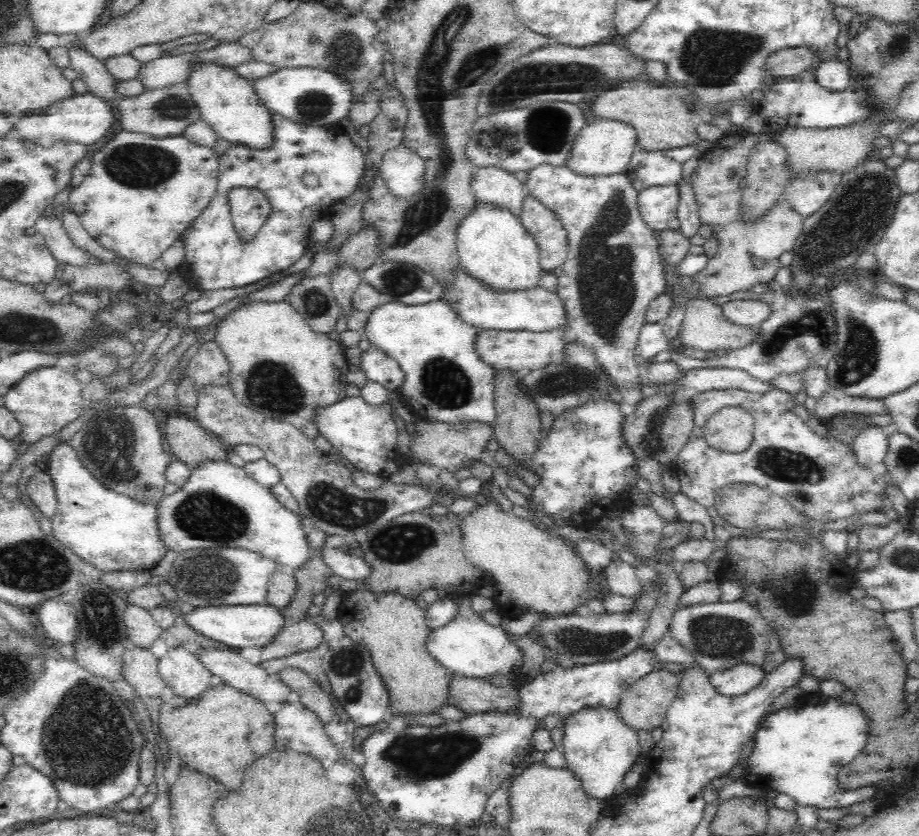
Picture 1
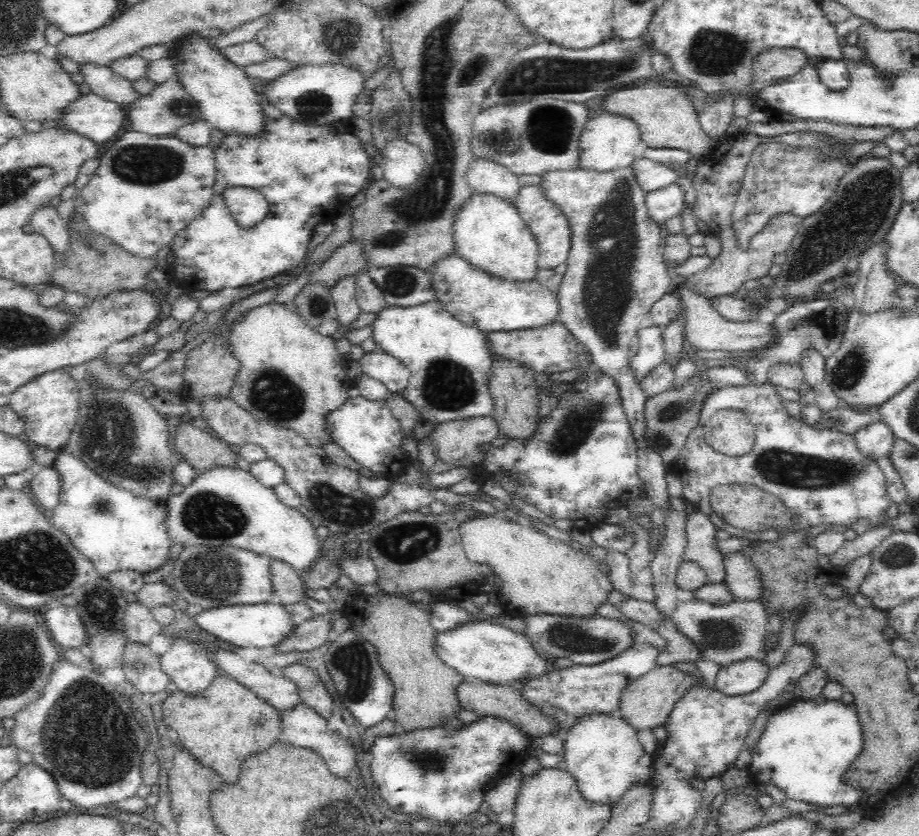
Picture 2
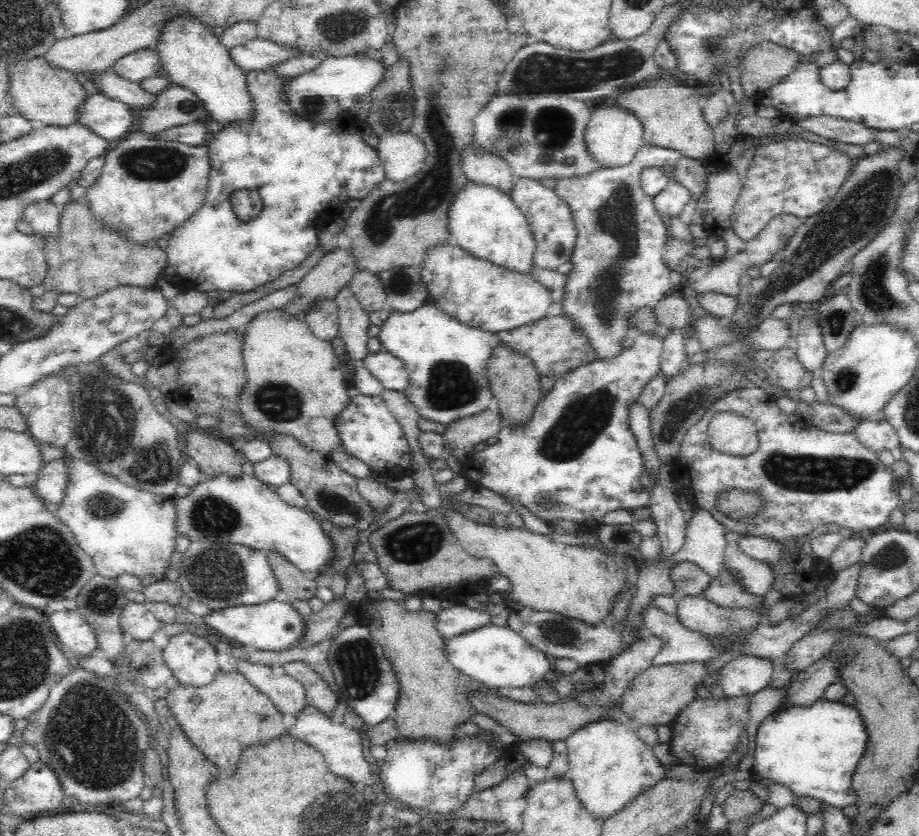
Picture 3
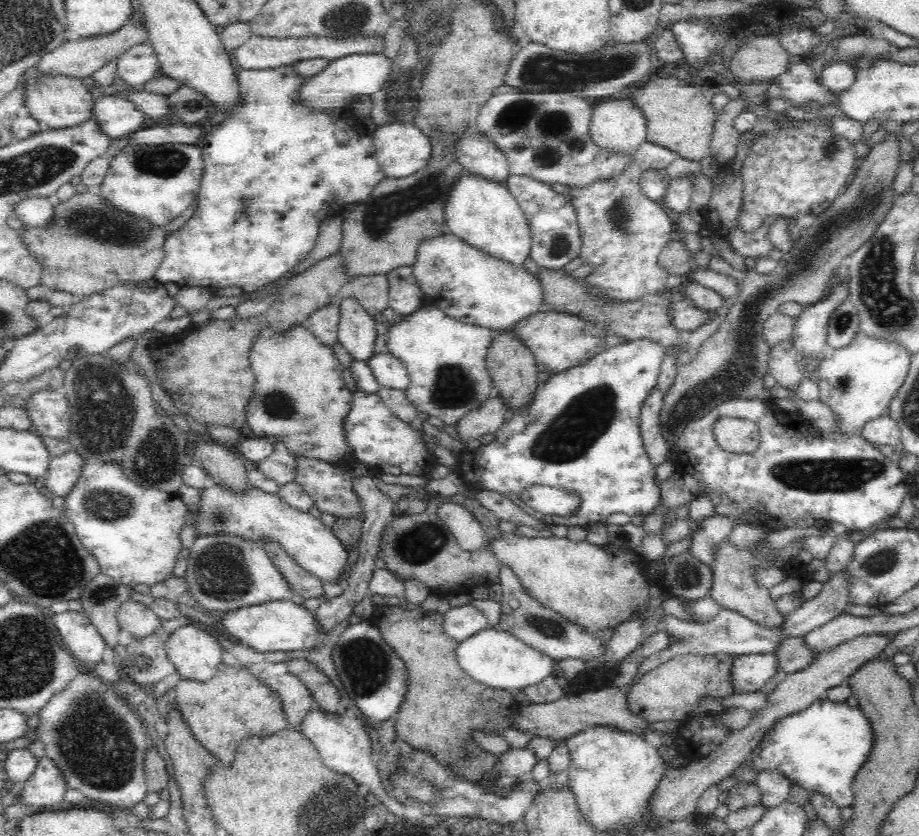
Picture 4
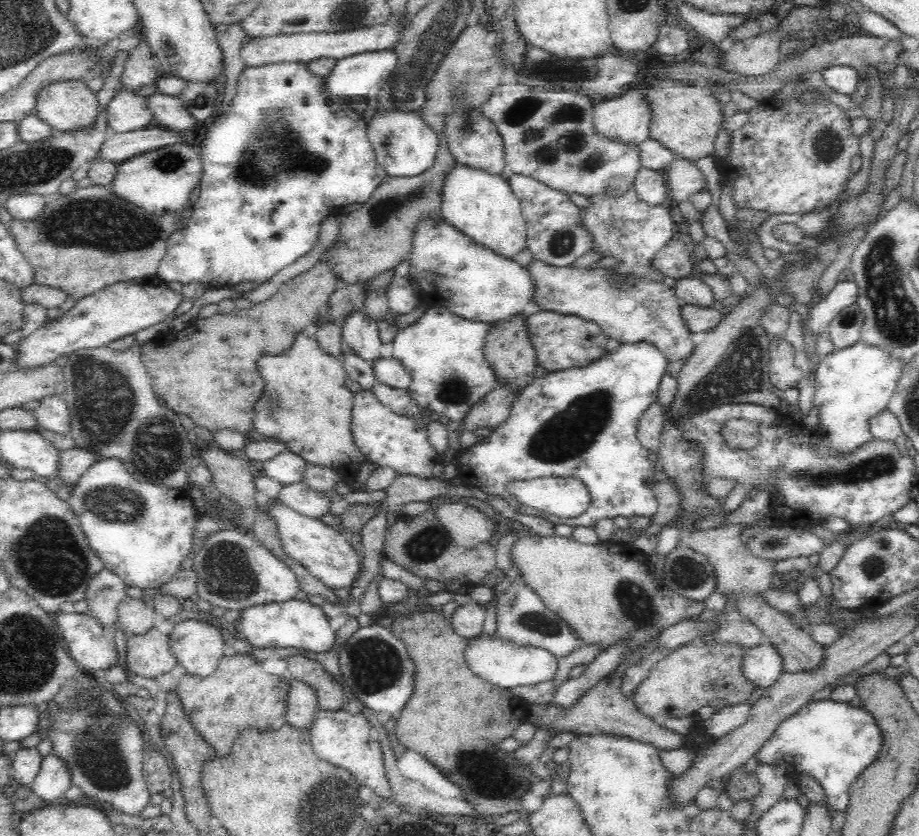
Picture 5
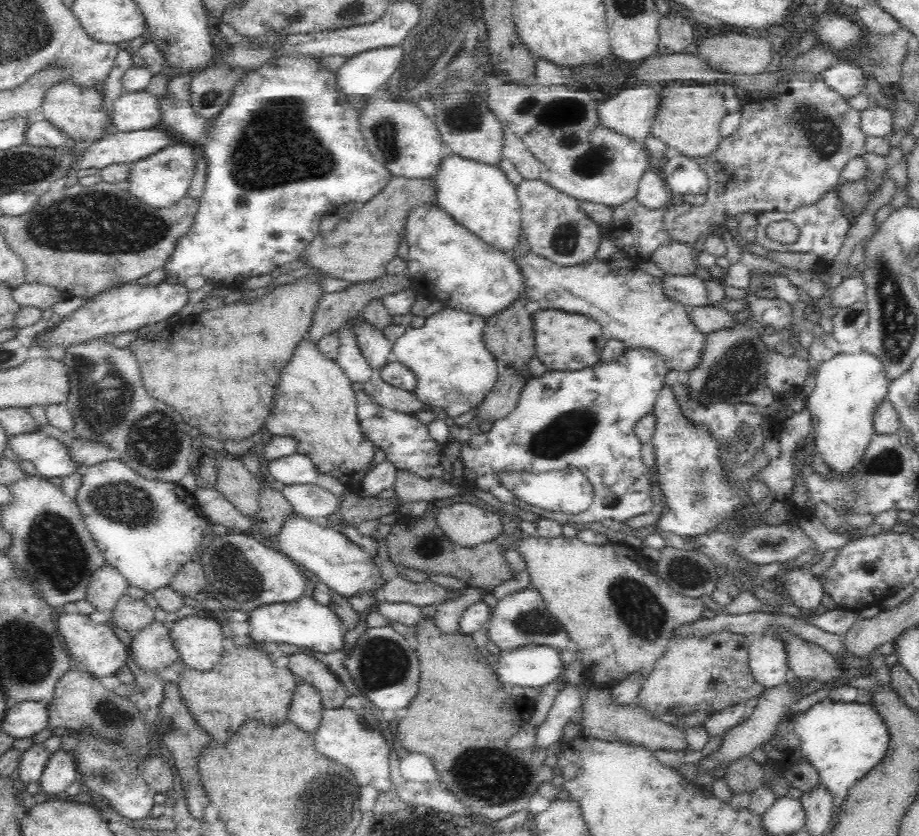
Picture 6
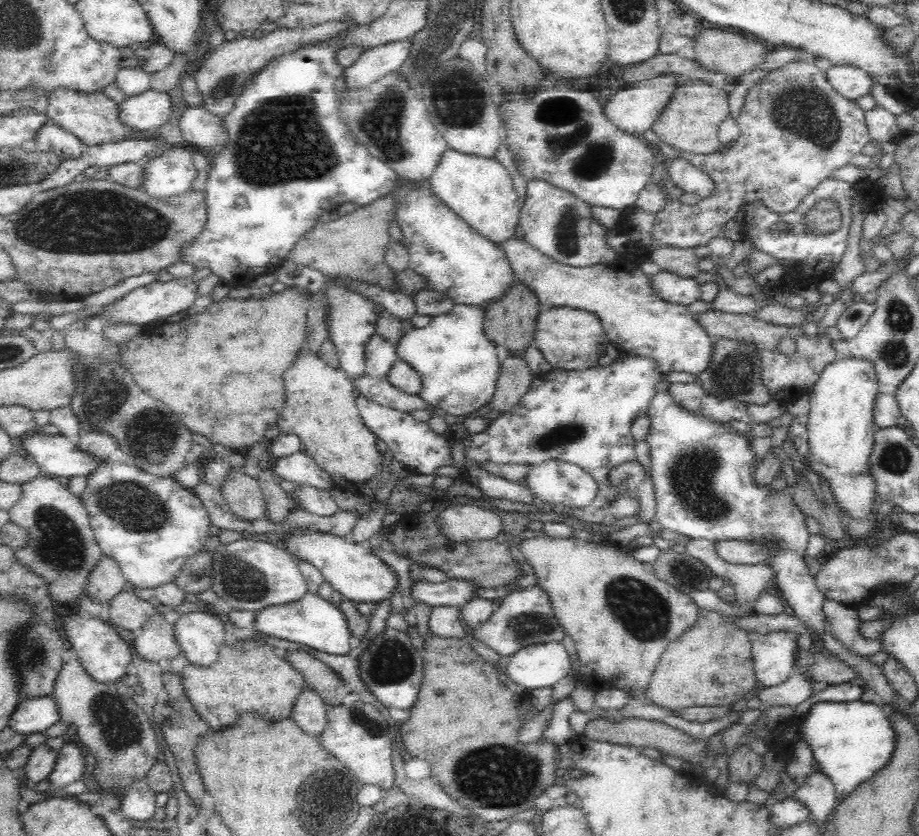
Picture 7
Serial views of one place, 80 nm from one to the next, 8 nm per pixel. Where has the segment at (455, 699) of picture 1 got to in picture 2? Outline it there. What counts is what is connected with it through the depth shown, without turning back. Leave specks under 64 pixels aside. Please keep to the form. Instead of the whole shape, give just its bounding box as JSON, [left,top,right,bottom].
[456,679,556,740]

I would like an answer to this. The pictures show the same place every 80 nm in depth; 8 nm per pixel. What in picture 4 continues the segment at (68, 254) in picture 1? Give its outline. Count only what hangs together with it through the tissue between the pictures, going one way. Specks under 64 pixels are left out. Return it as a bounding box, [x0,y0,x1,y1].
[14,197,54,228]

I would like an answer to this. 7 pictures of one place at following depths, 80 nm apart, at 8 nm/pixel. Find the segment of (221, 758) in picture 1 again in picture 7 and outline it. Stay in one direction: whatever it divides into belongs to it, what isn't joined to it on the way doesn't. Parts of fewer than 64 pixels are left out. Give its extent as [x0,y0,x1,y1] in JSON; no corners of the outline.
[180,637,307,731]

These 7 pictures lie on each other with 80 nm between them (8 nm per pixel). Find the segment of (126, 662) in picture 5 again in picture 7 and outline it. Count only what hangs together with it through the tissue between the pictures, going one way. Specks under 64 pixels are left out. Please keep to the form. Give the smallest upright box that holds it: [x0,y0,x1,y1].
[131,612,181,665]

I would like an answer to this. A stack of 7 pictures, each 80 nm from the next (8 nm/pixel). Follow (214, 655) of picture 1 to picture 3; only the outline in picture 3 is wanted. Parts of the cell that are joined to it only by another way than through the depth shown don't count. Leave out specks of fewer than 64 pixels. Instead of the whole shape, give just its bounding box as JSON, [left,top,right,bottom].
[234,656,306,714]

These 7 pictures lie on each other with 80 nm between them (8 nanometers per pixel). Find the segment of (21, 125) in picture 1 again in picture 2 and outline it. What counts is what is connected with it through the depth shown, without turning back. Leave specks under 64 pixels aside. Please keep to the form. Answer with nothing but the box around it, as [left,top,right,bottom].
[40,93,124,145]

